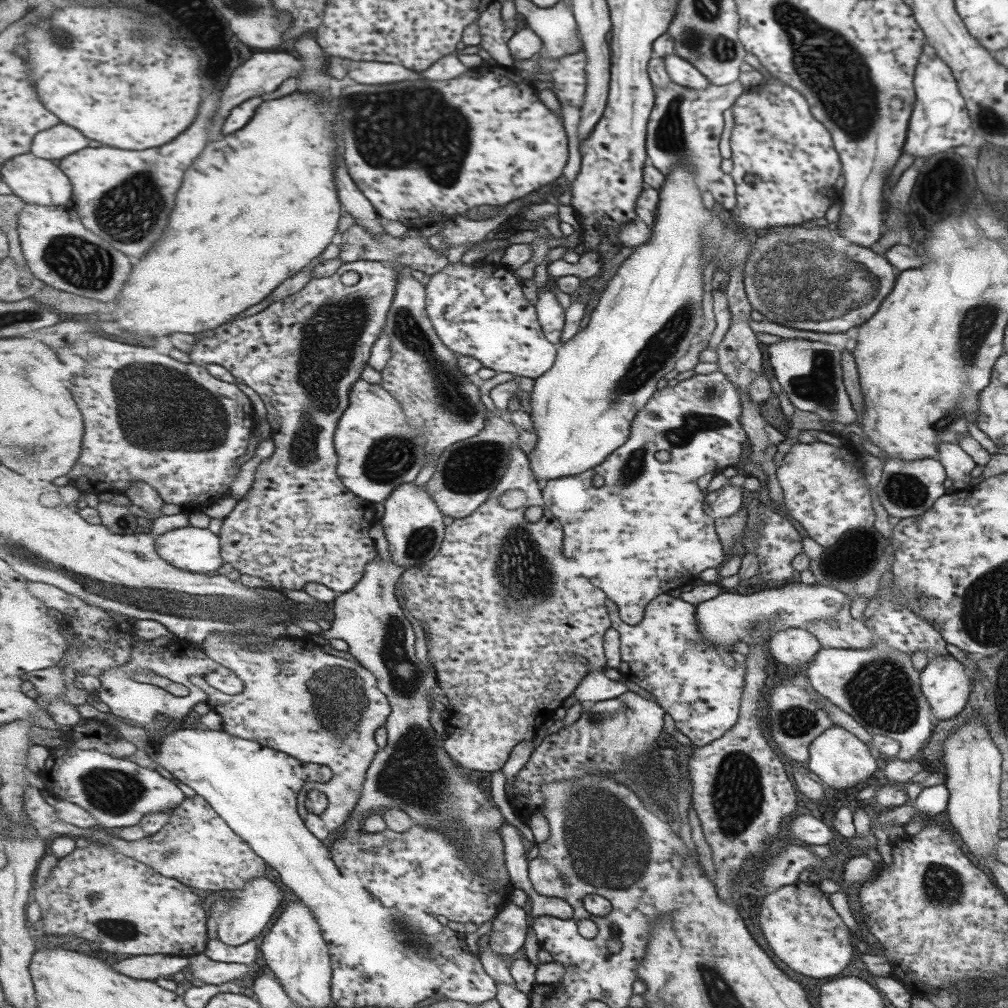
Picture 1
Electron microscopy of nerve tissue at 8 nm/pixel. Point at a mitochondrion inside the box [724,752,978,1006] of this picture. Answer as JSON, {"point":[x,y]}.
{"point":[943,887]}

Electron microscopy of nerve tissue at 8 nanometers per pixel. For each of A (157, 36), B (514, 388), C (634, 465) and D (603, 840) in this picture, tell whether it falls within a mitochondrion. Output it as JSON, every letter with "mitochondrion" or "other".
{"A":"mitochondrion","B":"other","C":"mitochondrion","D":"mitochondrion"}

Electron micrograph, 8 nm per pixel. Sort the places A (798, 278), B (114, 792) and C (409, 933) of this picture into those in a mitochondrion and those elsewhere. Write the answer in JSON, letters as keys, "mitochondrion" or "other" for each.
{"A":"mitochondrion","B":"mitochondrion","C":"mitochondrion"}

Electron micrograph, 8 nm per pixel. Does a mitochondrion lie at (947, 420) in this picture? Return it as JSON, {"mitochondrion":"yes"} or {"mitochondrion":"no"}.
{"mitochondrion":"yes"}

